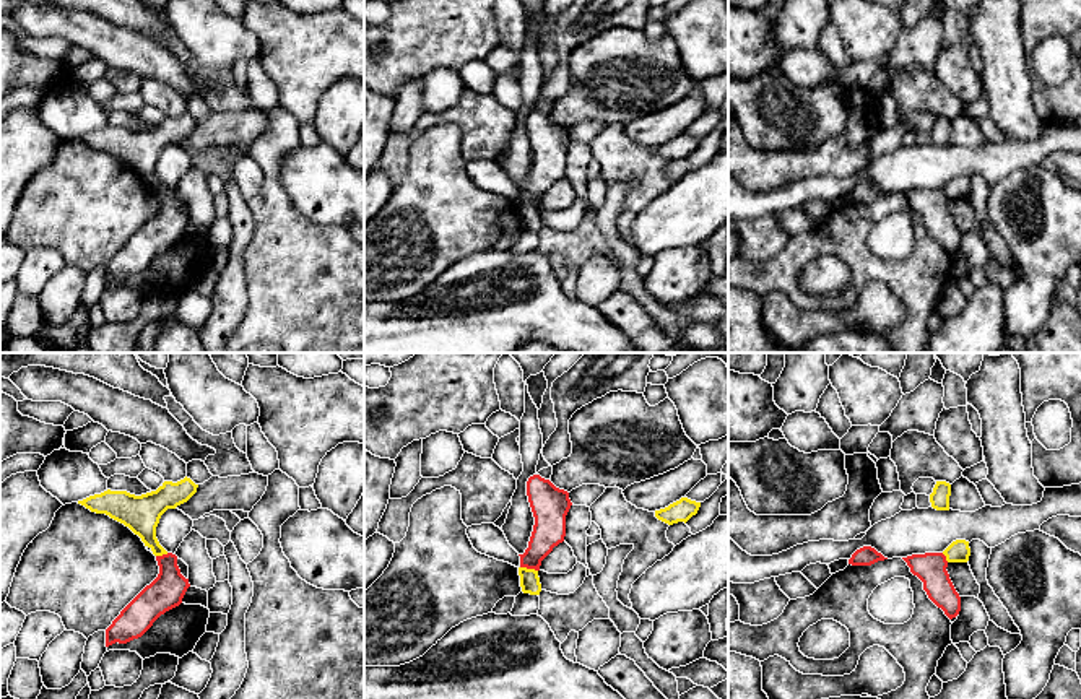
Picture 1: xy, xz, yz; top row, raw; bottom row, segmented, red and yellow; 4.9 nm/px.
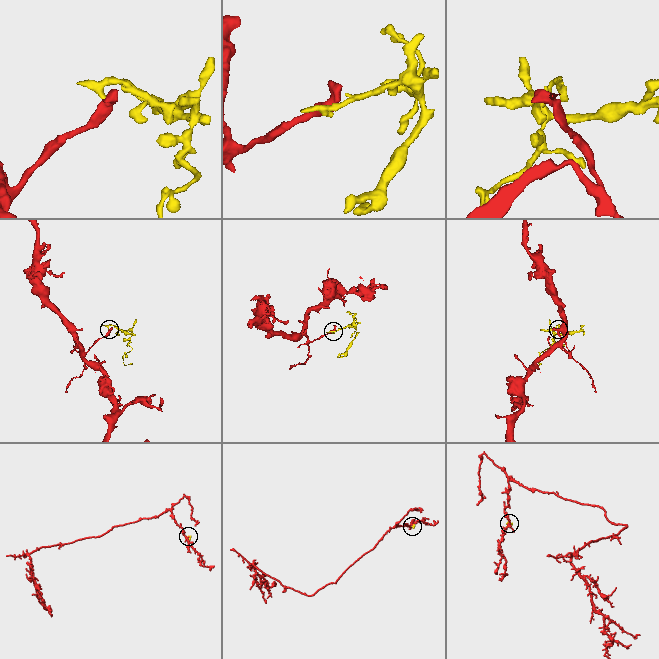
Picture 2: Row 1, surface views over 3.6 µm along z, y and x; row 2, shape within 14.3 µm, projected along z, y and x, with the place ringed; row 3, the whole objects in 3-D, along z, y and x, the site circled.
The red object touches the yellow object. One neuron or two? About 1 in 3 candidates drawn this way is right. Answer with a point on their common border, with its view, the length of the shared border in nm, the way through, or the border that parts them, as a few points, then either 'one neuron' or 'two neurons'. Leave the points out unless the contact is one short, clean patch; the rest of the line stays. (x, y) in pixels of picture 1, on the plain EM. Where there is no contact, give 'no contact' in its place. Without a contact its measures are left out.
meets red in xz at (529, 204); contact 90 nm long; border along xz (520, 202), (537, 207); two neurons

